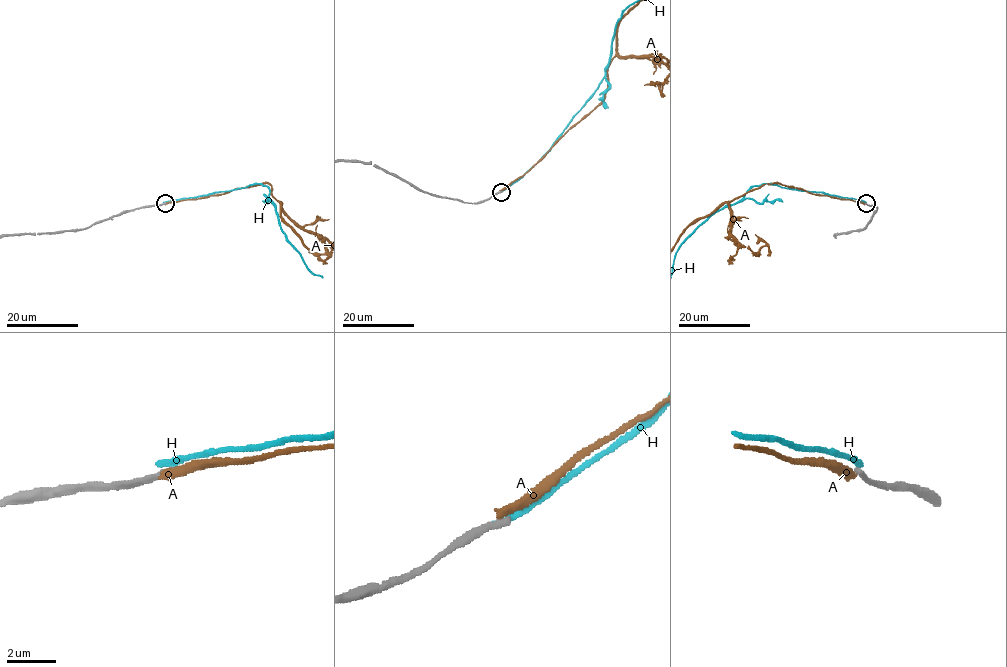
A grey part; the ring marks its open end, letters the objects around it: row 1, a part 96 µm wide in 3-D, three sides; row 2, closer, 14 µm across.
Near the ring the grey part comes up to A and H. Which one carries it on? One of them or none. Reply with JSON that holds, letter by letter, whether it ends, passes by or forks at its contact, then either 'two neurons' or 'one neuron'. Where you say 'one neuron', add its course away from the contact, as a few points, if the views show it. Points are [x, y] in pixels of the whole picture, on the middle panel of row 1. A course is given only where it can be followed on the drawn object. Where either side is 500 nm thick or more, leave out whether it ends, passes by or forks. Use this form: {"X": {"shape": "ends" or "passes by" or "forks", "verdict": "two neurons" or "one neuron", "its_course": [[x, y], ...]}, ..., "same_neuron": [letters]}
{"A": {"shape": "ends", "verdict": "two neurons"}, "H": {"shape": "ends", "verdict": "two neurons"}, "same_neuron": []}

